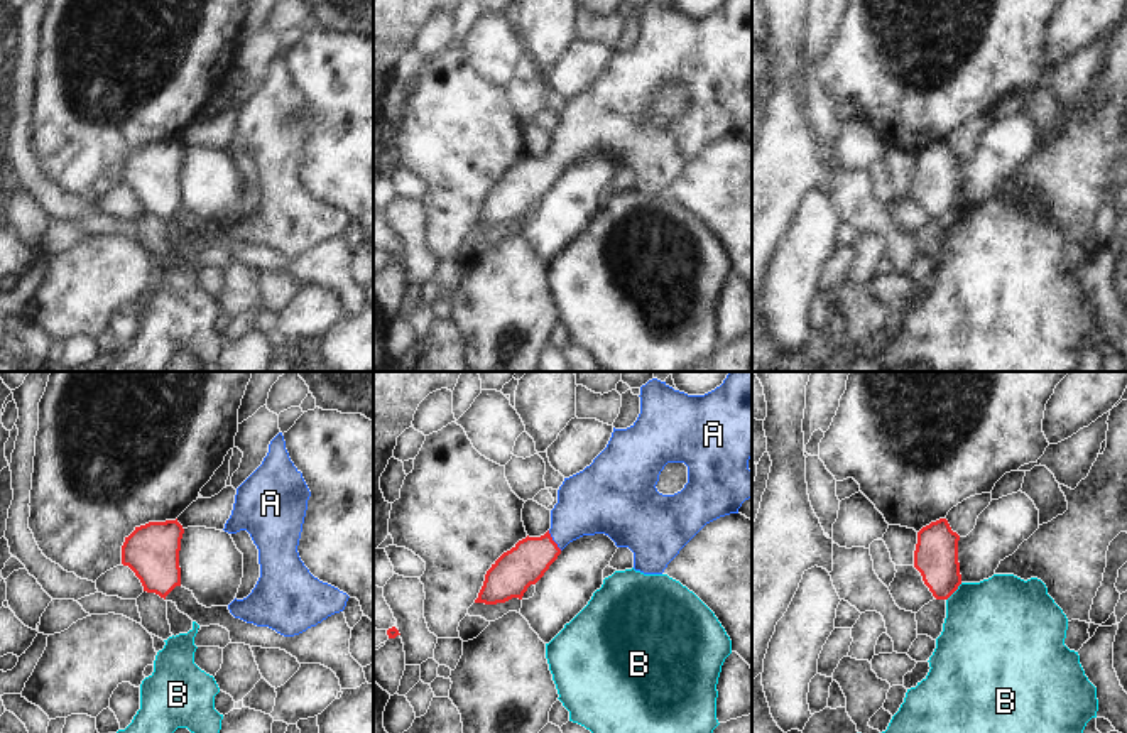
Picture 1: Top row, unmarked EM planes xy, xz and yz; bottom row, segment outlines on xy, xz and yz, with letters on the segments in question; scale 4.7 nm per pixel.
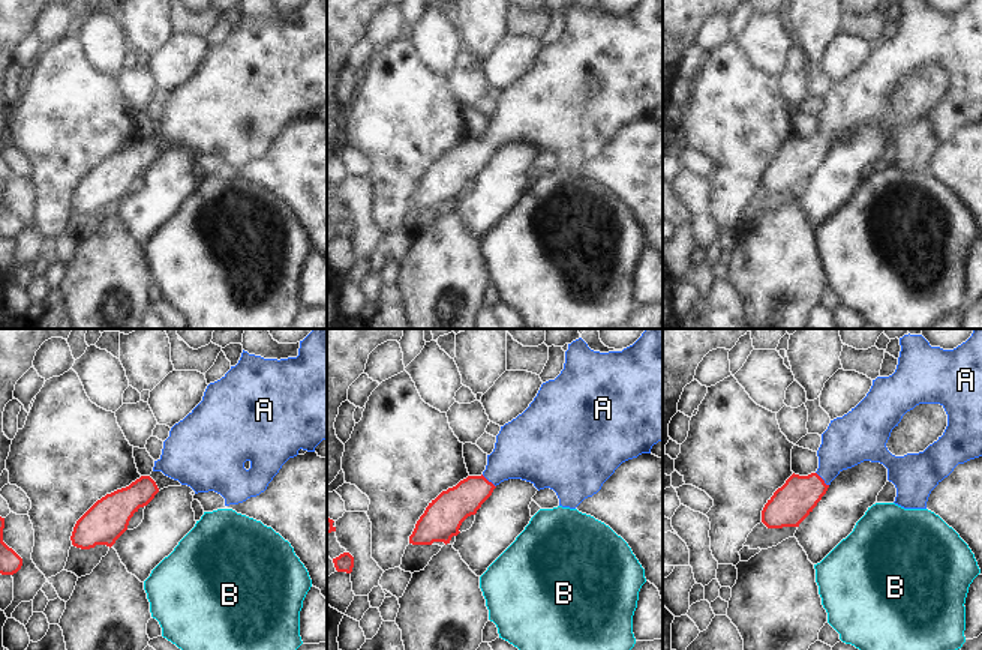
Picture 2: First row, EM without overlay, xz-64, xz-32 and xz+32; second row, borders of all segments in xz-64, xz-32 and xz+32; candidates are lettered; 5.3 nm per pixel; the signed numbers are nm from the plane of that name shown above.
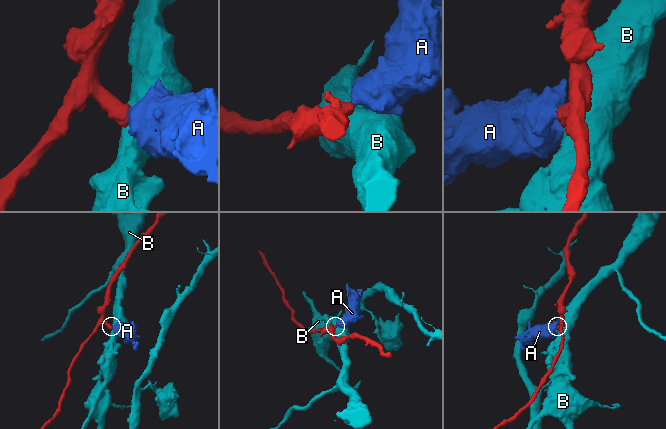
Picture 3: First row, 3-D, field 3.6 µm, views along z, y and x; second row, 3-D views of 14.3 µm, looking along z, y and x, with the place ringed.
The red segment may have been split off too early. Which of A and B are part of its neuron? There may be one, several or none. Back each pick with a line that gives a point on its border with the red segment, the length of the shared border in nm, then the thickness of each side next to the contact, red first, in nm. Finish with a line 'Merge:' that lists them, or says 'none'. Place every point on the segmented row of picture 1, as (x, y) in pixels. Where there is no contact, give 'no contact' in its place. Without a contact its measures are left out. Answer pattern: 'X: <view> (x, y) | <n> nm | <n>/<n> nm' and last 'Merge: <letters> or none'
A: xz (553, 541) | 120 nm | 200/300 nm
Merge: A

